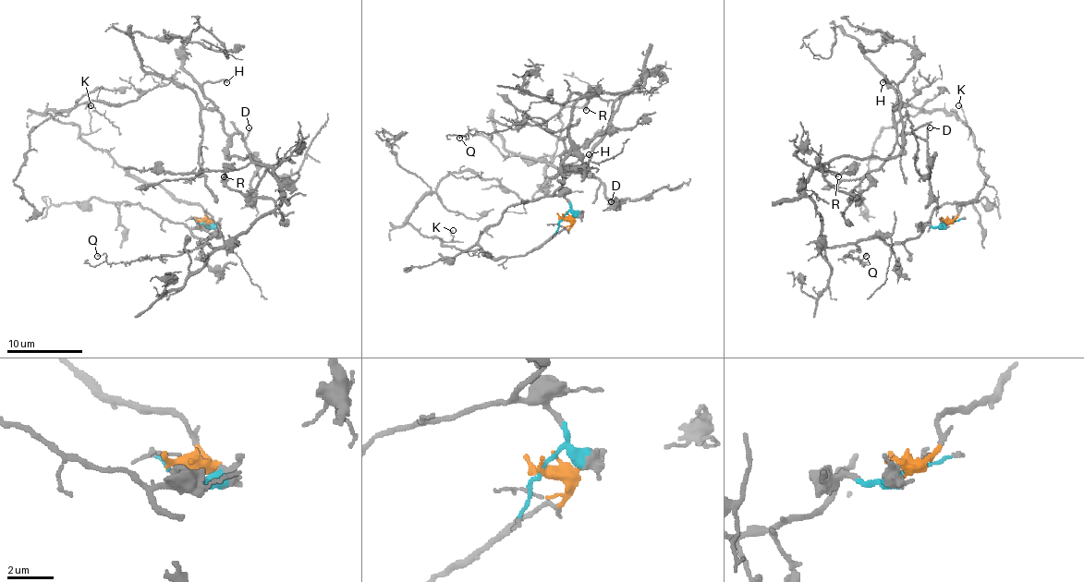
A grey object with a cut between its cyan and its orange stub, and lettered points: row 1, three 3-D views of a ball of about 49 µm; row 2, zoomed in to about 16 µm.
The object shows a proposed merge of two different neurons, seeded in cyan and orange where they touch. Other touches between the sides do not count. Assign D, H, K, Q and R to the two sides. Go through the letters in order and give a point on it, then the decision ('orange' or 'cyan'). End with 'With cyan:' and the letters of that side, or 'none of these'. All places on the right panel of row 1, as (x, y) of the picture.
D: (930, 127) | cyan
H: (883, 82) | cyan
K: (958, 105) | orange
Q: (866, 256) | cyan
R: (838, 176) | cyan
With cyan: D, H, Q, R

